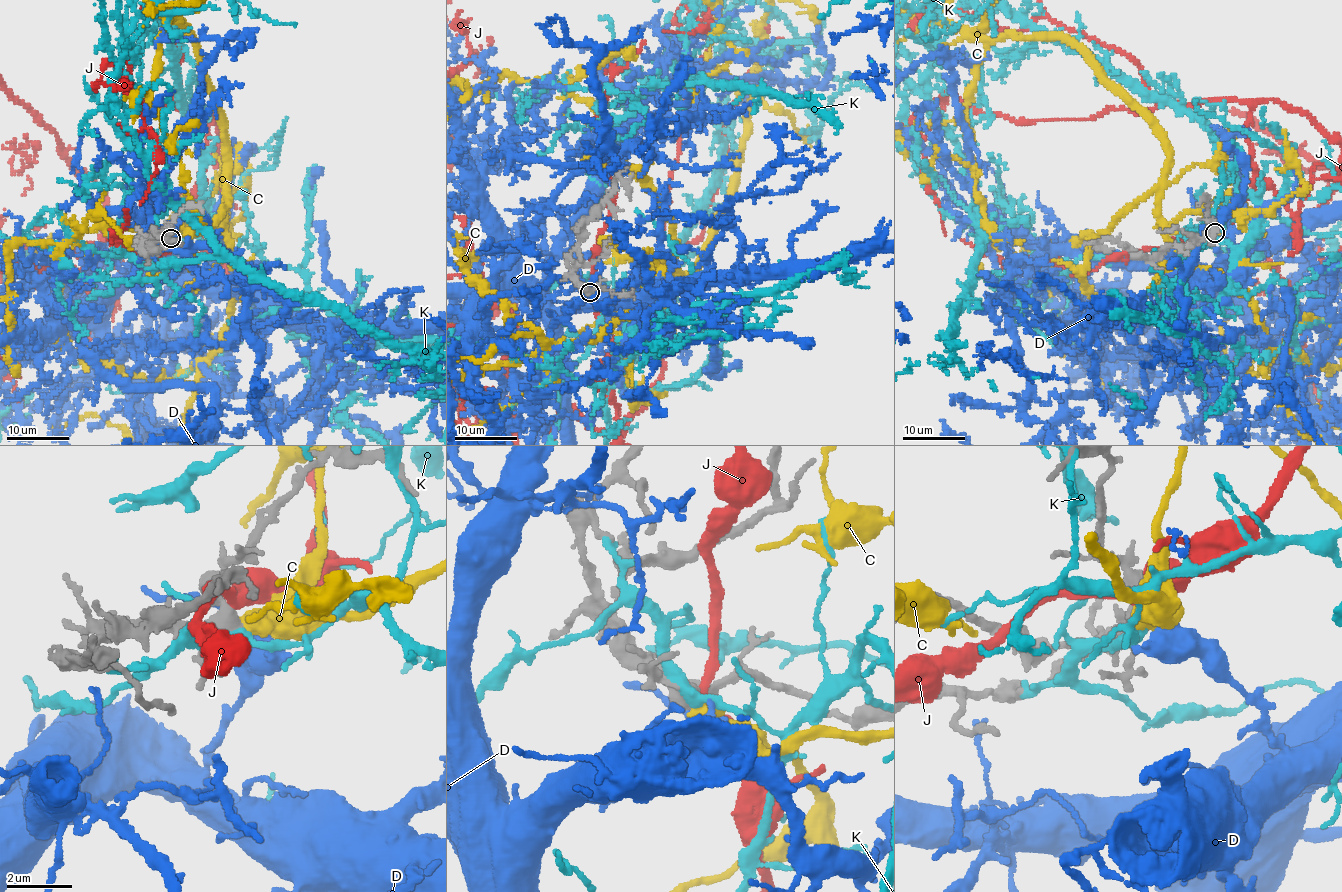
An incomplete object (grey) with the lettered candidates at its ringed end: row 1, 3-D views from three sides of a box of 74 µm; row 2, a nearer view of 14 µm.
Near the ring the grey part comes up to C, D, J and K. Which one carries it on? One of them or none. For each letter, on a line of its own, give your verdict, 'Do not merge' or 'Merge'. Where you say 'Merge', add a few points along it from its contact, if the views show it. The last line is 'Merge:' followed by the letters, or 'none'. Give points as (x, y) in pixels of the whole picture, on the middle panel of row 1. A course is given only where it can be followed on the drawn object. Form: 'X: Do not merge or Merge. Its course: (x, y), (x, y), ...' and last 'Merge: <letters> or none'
C: Do not merge
D: Do not merge
J: Do not merge
K: Do not merge
Merge: none

